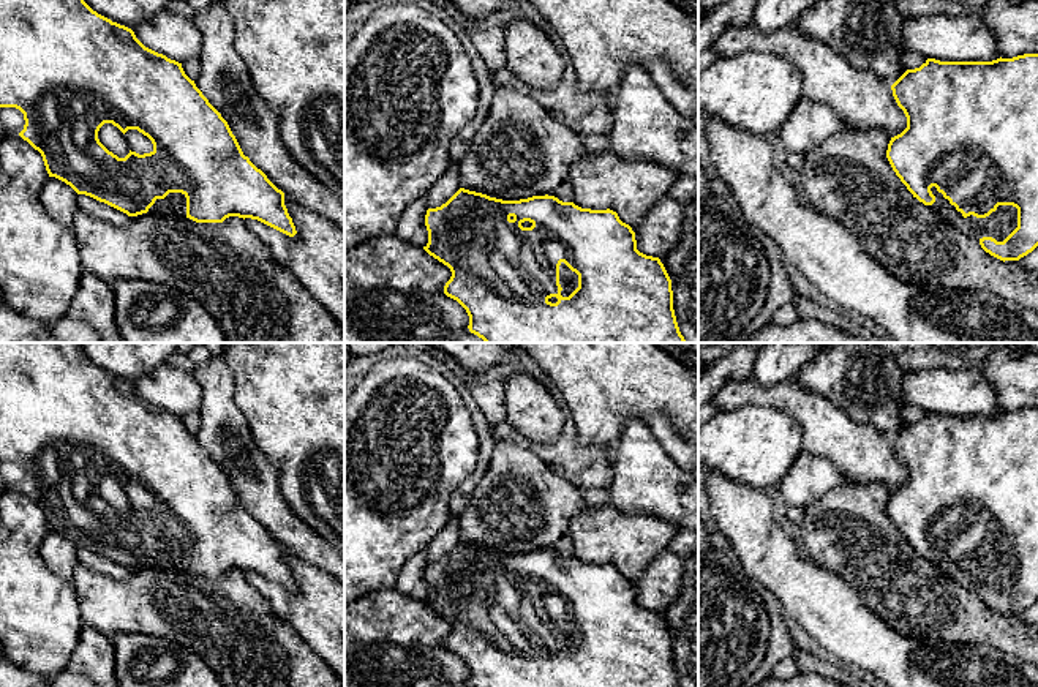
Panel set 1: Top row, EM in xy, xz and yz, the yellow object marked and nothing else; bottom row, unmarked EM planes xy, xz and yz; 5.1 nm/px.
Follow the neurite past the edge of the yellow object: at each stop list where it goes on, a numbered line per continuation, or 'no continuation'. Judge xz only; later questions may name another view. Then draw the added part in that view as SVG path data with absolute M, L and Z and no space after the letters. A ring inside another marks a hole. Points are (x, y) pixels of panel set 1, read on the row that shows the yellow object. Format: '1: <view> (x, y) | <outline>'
1: xz (569, 280) | M564 262L559 265L561 295L569 297L578 287L578 275L572 272Z

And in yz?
1: yz (999, 225) | M932 186L931 191L935 196L935 202L927 207L948 224L976 242L983 237L1003 242L1017 227L1017 208L1013 205L999 205L997 210L986 218L976 218L973 215L964 218L935 186Z

